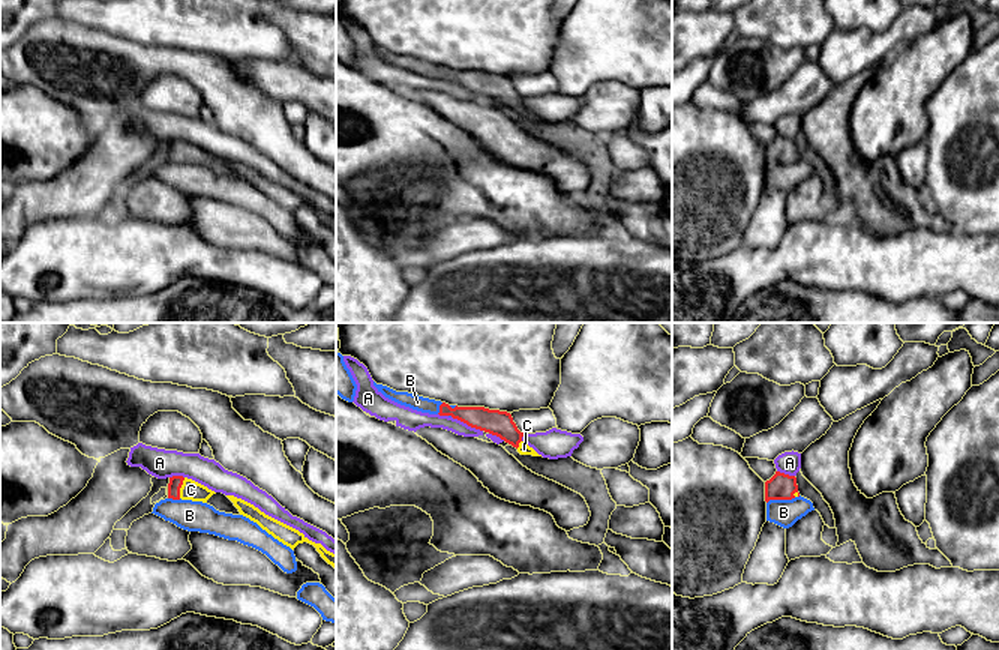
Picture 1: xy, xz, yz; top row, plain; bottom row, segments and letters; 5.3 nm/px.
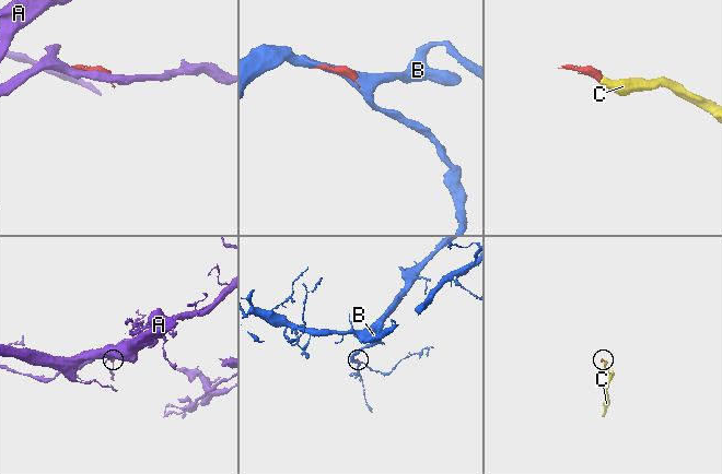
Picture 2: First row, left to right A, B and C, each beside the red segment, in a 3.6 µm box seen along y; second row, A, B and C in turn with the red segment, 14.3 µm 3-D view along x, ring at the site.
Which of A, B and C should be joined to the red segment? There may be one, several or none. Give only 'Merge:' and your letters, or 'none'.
Merge: C

